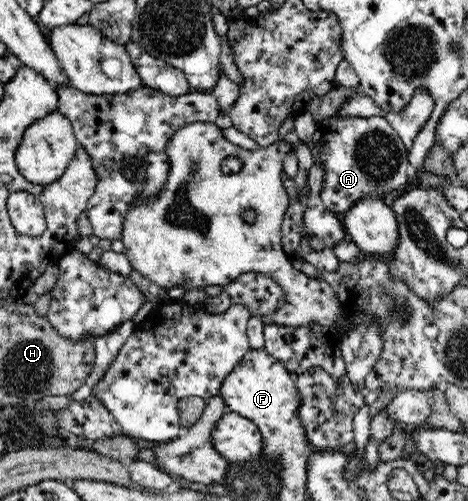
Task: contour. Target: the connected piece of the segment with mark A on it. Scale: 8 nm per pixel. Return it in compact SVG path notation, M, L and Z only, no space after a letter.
M332 116L317 125L318 134L307 143L312 153L313 162L321 164L326 173L324 188L321 193L323 203L332 211L341 216L357 200L370 195L374 199L389 202L394 196L404 193L413 183L409 161L409 151L402 142L396 130L385 123L382 117L376 119L343 118Z

